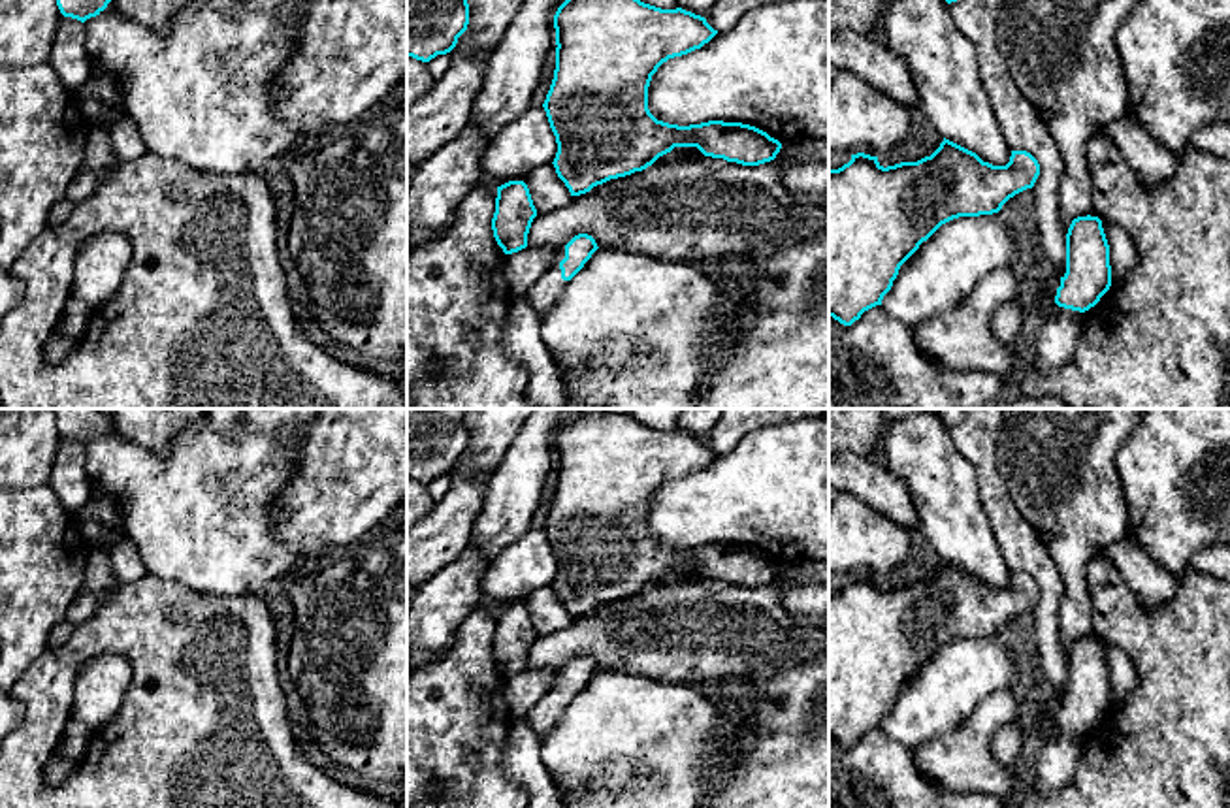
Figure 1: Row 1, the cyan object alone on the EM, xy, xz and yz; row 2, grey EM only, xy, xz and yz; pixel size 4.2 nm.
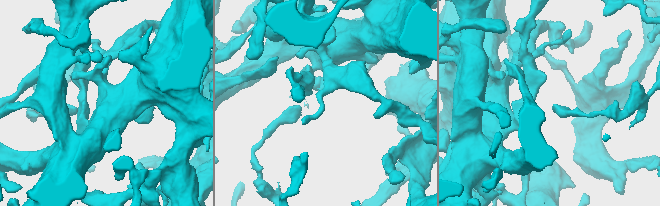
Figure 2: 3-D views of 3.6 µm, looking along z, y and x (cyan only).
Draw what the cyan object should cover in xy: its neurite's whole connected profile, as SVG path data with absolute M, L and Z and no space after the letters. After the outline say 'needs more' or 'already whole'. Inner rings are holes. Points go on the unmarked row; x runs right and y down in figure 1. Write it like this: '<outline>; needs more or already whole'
M53 409L57 428L64 439L85 444L100 437L113 422L109 409Z; already whole

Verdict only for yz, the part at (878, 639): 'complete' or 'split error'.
complete

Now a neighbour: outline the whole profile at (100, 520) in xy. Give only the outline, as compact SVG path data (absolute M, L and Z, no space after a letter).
M92 493L75 514L81 531L92 544L115 544L124 539L121 509L104 493Z

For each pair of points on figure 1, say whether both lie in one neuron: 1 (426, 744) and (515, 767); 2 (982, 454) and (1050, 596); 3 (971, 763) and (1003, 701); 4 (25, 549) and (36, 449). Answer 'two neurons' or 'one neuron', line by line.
1: two neurons
2: one neuron
3: one neuron
4: two neurons

